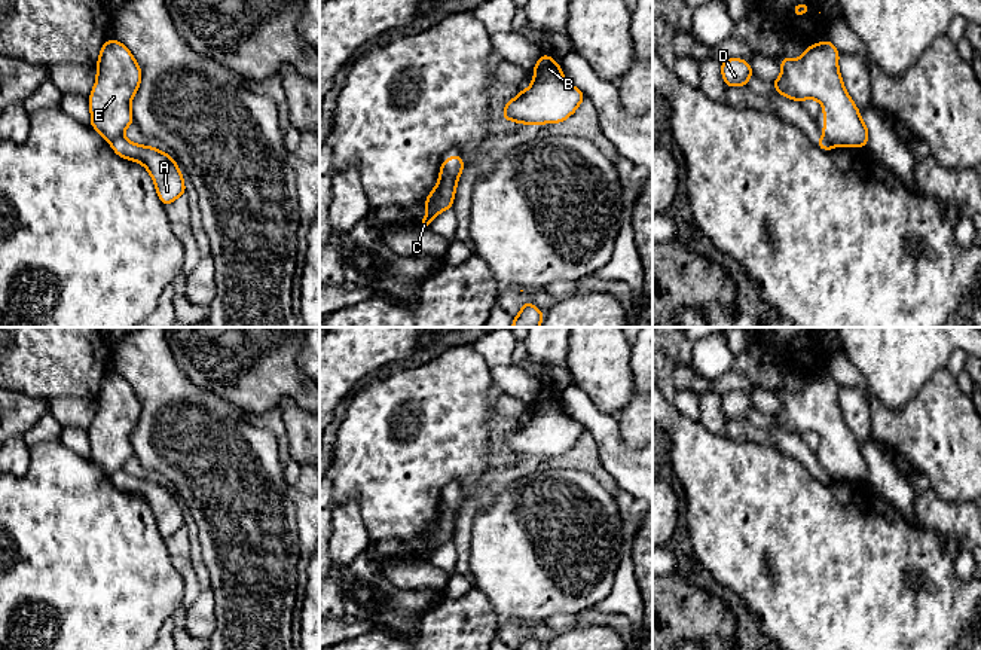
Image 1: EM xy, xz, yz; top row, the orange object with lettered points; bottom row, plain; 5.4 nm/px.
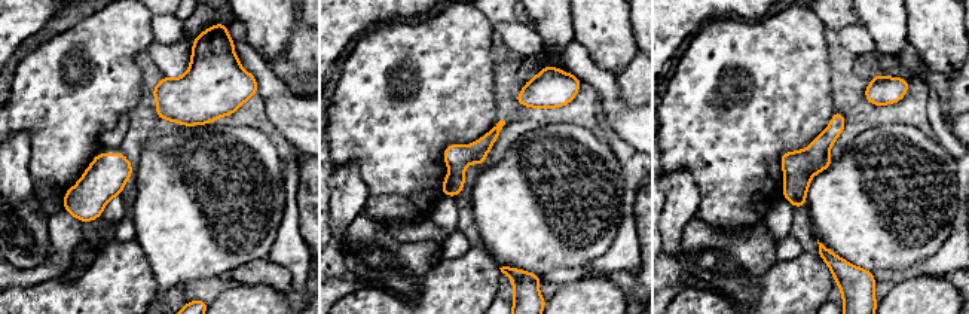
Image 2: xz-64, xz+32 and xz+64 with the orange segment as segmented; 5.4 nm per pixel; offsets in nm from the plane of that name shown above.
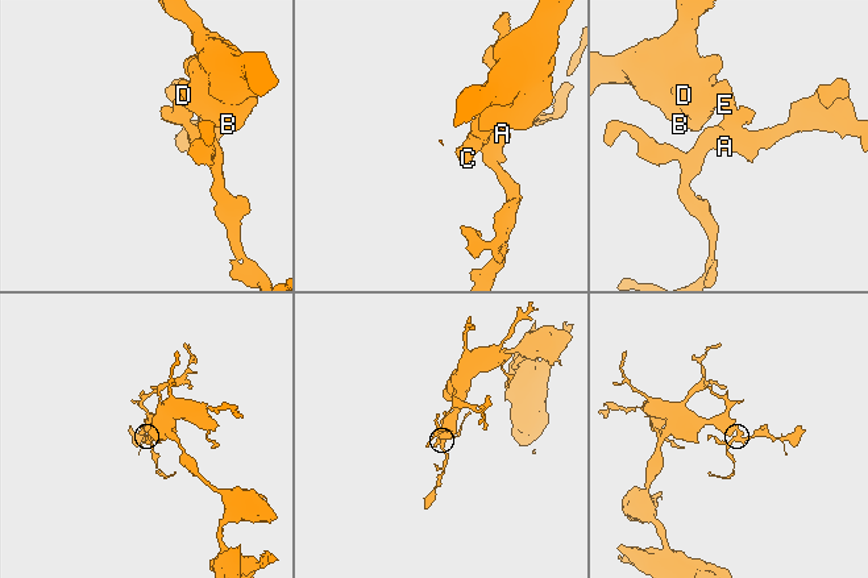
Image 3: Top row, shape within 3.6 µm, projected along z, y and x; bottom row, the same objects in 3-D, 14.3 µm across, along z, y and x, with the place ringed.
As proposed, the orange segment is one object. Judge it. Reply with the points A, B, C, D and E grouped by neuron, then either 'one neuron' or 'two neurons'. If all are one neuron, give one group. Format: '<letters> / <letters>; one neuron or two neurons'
A / B C D E; two neurons

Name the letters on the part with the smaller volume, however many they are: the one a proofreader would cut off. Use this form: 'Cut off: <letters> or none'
Cut off: A

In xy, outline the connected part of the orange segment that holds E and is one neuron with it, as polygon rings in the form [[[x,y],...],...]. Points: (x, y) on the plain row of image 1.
[[[106,373],[95,399],[97,415],[89,428],[91,455],[109,476],[134,457],[131,433],[141,415],[141,402],[119,373]]]

